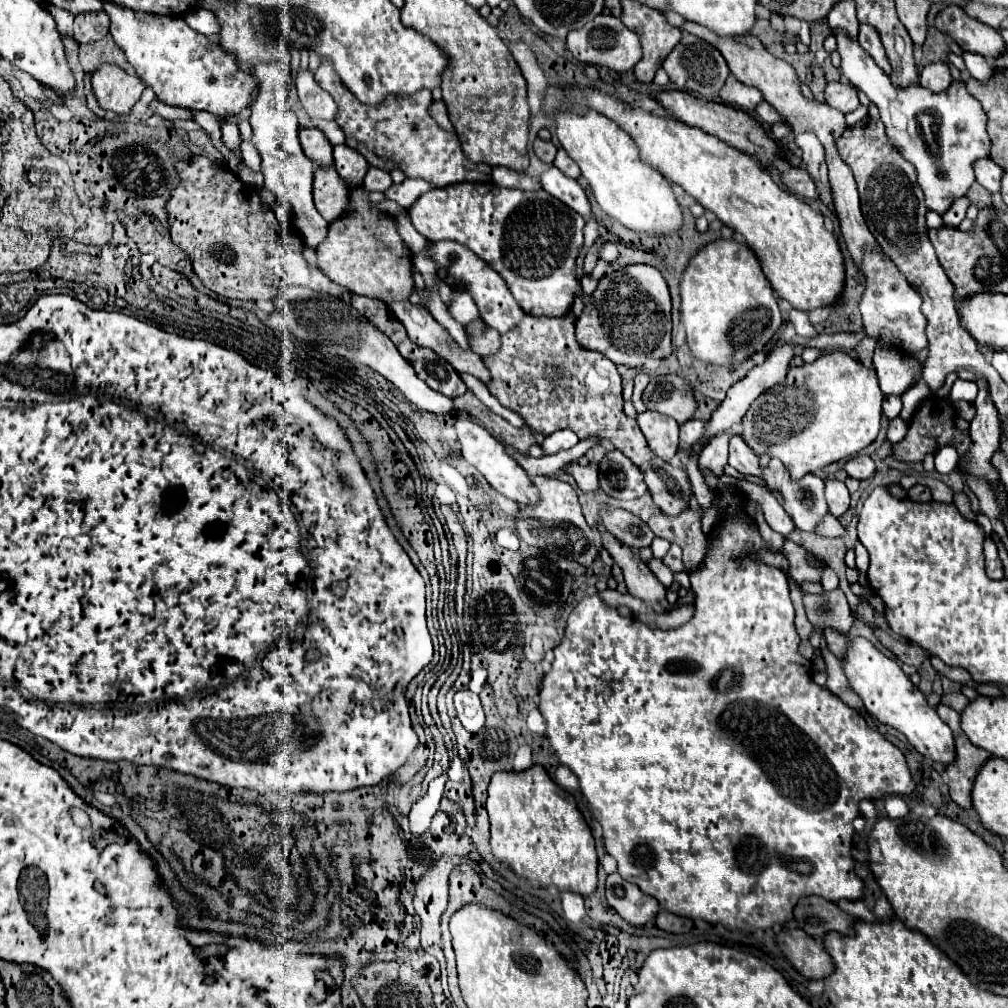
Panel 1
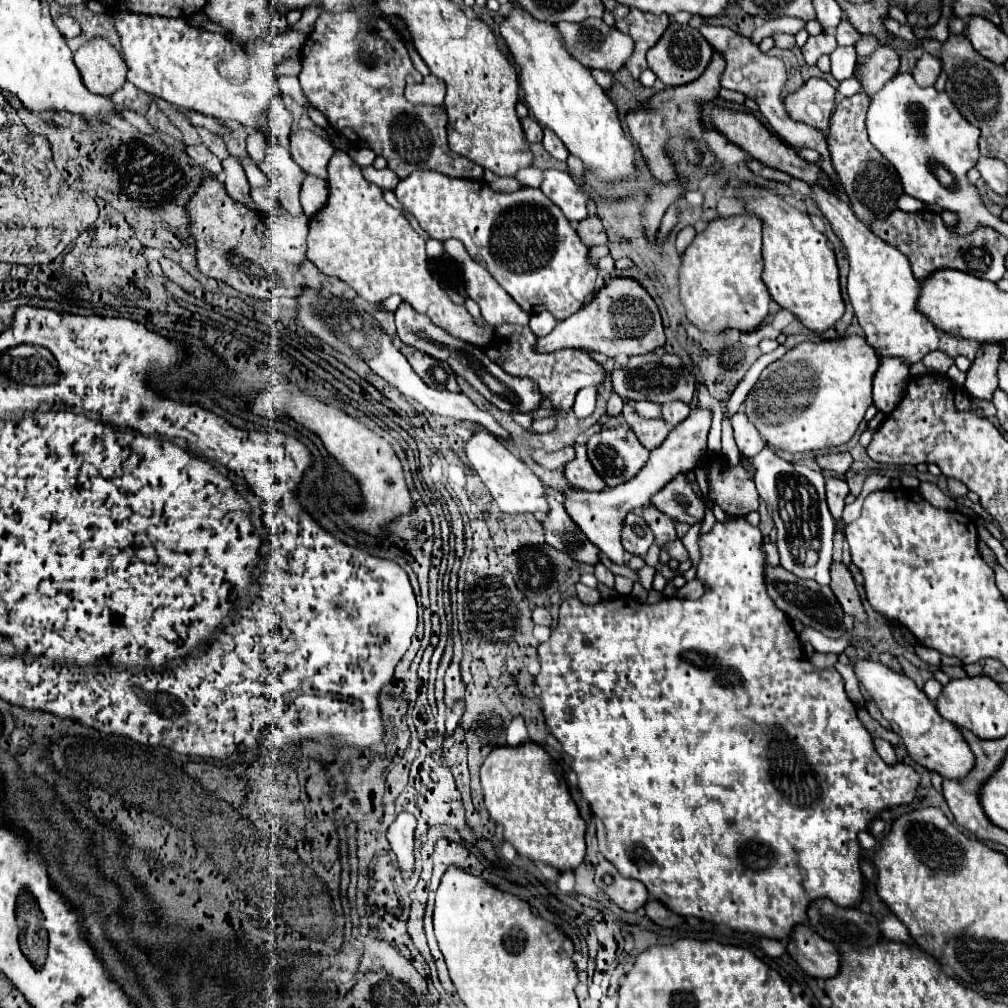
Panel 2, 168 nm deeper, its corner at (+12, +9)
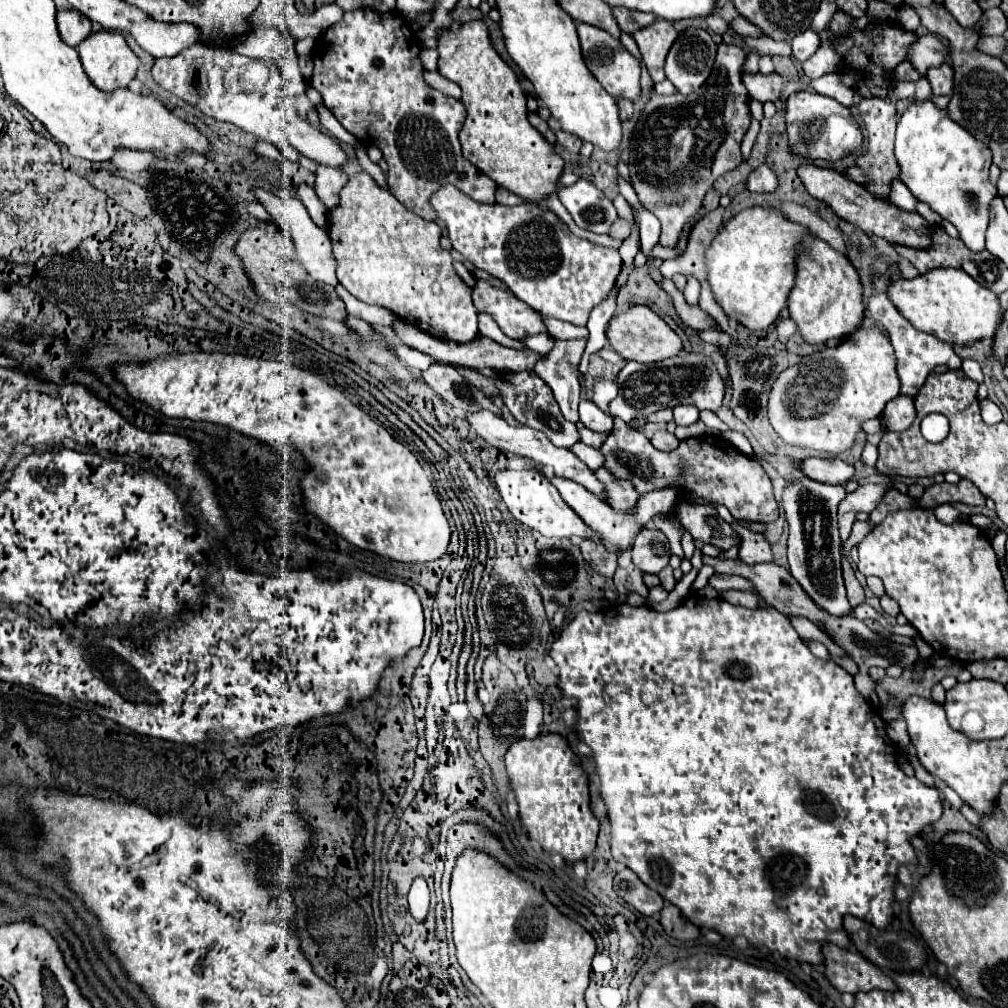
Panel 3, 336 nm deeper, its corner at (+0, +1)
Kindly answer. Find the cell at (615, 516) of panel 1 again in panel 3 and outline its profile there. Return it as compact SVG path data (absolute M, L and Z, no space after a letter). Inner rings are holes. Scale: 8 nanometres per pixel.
M642 528L632 546L632 562L650 574L658 574L670 558L668 538L656 528Z

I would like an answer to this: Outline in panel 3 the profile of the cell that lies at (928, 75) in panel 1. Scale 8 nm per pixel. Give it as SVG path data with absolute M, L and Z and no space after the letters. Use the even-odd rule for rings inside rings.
M942 64L936 68L928 68L926 74L930 86L932 86L932 94L940 96L940 94L952 94L952 80L954 80L954 72L950 64Z

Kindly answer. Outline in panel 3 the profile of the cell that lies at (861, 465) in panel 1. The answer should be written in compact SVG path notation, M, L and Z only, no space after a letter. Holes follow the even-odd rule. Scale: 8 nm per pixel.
M808 458L800 462L800 468L808 478L830 484L846 484L854 476L854 466L840 458Z

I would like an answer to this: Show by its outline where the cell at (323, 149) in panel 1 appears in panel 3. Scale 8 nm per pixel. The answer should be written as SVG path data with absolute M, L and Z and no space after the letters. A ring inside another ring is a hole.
M318 164L314 190L320 196L320 200L326 204L326 208L334 208L334 204L338 204L338 192L346 184L346 180L348 176L342 172L342 168Z

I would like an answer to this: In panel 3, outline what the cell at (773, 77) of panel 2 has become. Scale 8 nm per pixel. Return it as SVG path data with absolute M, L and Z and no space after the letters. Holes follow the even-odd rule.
M746 72L742 76L742 82L750 94L750 98L758 100L758 102L778 102L782 96L782 86L784 86L784 76L778 72L772 74L750 74Z

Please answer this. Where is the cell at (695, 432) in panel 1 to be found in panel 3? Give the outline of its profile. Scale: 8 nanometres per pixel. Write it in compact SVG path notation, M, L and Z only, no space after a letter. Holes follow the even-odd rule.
M692 406L674 408L674 422L676 426L690 426L698 422L698 408L692 408Z

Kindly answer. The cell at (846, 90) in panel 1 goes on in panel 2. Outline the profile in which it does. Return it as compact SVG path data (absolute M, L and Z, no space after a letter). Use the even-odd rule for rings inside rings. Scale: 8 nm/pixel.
M810 78L796 92L790 92L784 98L784 106L792 120L826 130L834 110L834 94L836 90L826 80Z

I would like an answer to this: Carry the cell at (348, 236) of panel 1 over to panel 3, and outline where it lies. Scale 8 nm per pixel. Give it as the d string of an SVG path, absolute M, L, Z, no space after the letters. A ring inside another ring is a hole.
M358 172L350 176L340 192L340 204L330 210L328 236L332 242L332 254L338 264L338 282L358 300L392 310L402 320L430 332L442 340L470 342L478 336L478 318L472 304L472 288L466 286L452 268L450 252L440 246L440 226L436 222L422 220L414 212L406 210L388 192L378 188L370 174Z

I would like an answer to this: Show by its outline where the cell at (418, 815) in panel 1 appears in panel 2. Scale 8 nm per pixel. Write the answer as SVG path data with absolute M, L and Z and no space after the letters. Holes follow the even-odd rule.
M402 812L388 828L388 842L398 858L404 880L414 874L414 830L416 818L408 812Z

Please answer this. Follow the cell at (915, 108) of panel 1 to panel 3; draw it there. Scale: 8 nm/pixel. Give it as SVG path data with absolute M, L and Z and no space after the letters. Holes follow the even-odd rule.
M926 98L922 102L912 100L900 114L894 154L908 190L942 218L950 220L968 250L982 252L990 220L990 202L998 194L996 186L988 180L988 168L992 164L988 144L976 140L948 116L946 108L938 108Z

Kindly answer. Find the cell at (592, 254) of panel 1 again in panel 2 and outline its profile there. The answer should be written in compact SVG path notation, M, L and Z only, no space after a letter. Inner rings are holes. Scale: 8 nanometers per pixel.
M598 216L584 218L578 224L578 230L576 232L582 238L582 242L588 244L588 246L600 246L600 244L606 244L608 242L606 232L604 232L604 226L602 226L602 222L600 222Z

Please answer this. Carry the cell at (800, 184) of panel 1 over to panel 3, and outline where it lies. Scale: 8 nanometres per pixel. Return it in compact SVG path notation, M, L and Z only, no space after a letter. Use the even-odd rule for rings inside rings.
M766 164L758 166L748 176L748 190L752 192L774 192L778 188L778 176Z

